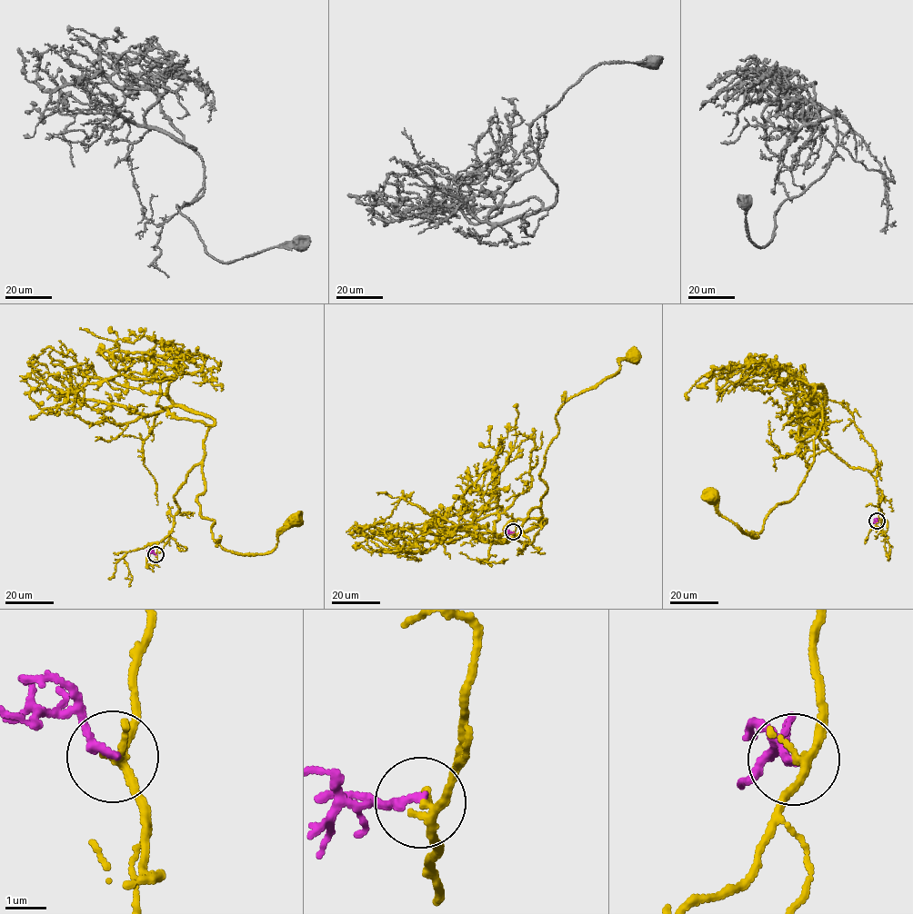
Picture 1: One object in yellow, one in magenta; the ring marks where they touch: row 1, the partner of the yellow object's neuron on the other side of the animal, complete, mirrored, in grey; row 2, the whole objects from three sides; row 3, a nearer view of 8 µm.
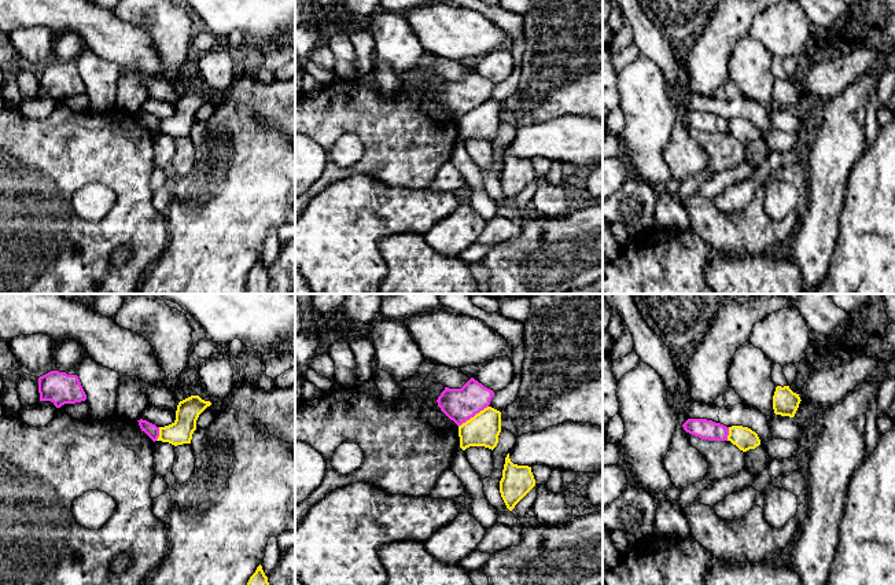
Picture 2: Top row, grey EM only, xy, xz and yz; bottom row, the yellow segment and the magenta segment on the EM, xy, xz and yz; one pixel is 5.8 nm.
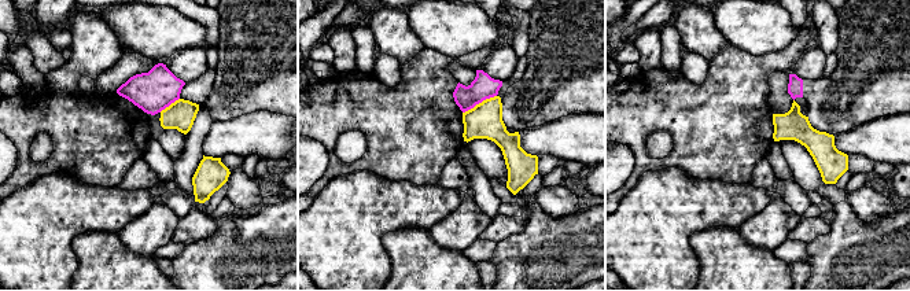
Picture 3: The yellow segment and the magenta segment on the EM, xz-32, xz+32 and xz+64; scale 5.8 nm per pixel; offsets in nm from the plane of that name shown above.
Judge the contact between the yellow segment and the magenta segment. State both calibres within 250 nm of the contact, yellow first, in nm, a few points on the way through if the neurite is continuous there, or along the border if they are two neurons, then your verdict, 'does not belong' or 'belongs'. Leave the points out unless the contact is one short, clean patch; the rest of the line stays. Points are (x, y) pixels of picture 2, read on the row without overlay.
190 nm thick on the yellow side, 190 nm on the other; border along xz (487, 98), (459, 118); does not belong

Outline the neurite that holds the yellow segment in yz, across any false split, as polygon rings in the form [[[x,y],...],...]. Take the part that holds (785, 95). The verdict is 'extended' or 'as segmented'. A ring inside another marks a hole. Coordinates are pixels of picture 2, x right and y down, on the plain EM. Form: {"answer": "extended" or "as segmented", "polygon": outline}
{"answer": "as segmented", "polygon": [[[777,78],[773,88],[774,106],[793,110],[800,93],[799,87],[793,85],[789,78]]]}

